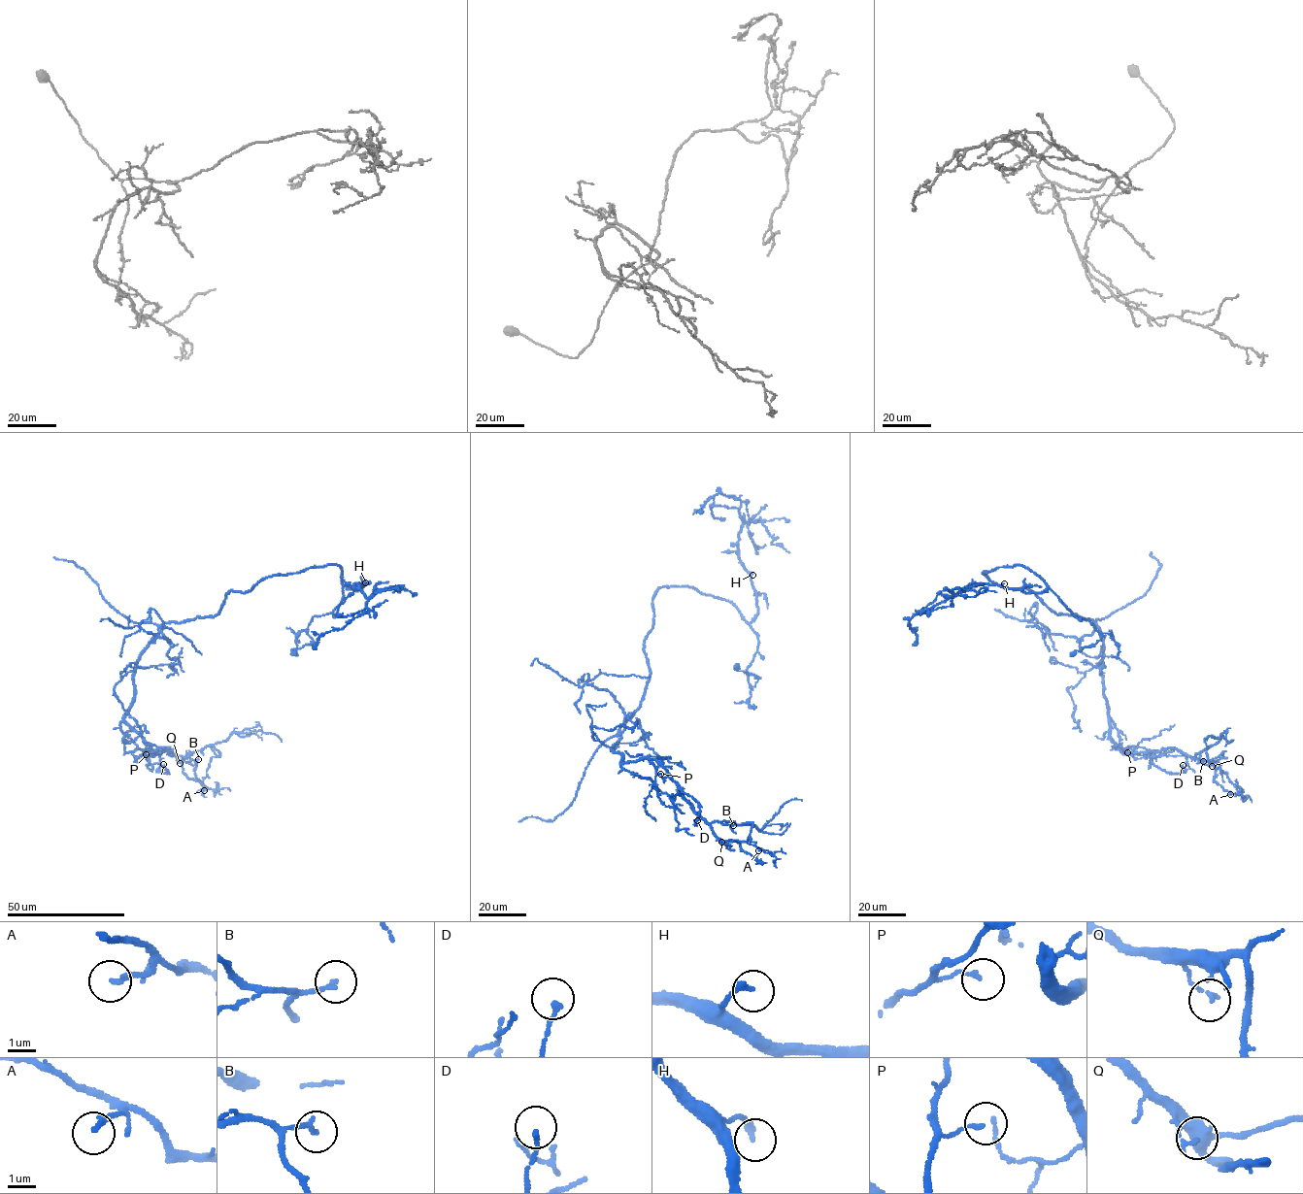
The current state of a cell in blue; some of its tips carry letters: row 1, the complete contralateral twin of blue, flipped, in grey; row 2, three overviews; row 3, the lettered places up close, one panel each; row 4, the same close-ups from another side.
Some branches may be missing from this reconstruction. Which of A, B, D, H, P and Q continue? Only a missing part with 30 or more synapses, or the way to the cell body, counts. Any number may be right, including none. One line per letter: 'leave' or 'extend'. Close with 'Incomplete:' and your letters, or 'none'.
A: leave
B: leave
D: leave
H: leave
P: leave
Q: leave
Incomplete: none

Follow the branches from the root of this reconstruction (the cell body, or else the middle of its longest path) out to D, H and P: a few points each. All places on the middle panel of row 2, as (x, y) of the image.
D: (650, 671), (641, 704), (612, 749), (622, 753), (622, 762), (650, 758), (660, 764), (698, 802), (697, 820)
H: (650, 671), (644, 645), (658, 588), (688, 586), (727, 599), (749, 622), (757, 613), (752, 575)
P: (650, 671), (641, 704), (620, 727), (612, 749), (622, 753), (622, 762), (652, 758), (660, 774)

